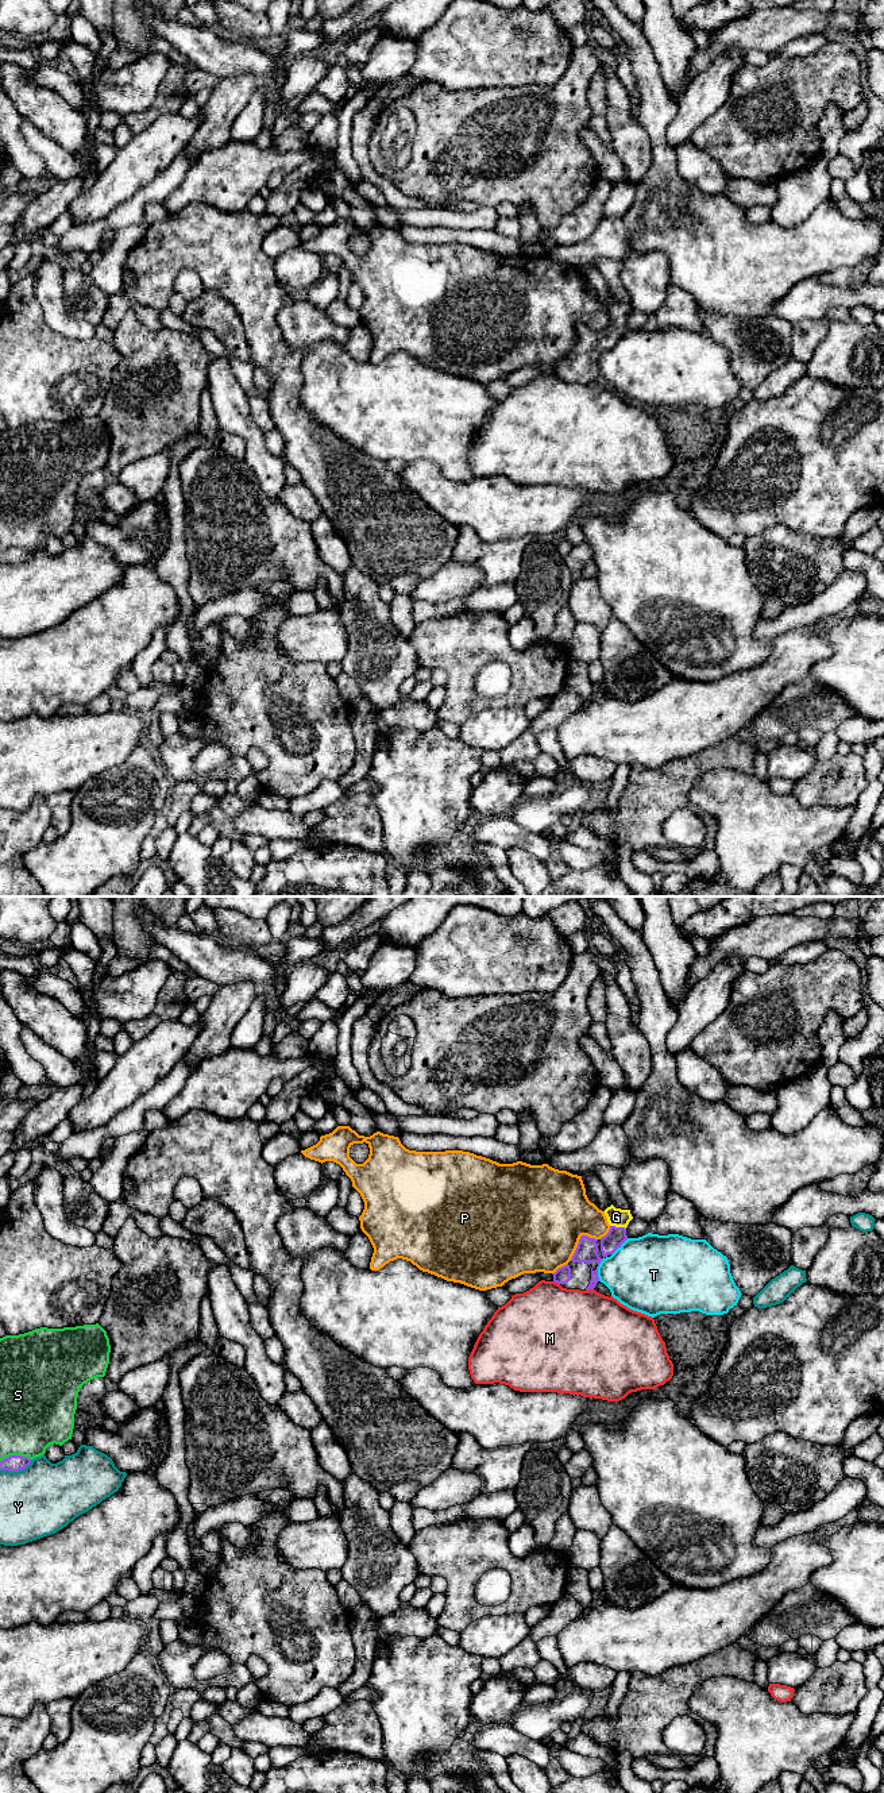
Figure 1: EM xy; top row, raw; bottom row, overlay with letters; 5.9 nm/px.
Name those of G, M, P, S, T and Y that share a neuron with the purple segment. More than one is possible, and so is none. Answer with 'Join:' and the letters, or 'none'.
Join: G

